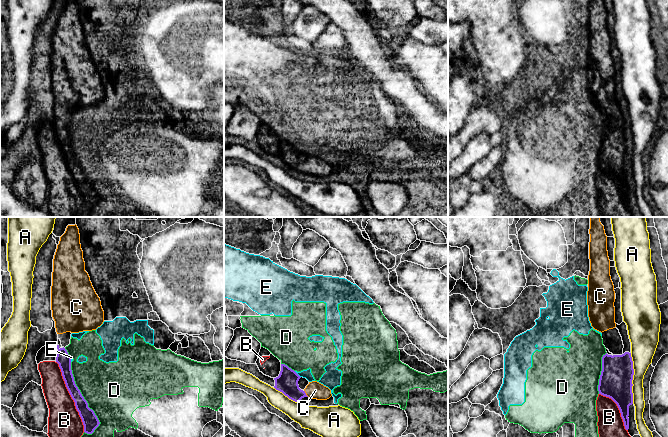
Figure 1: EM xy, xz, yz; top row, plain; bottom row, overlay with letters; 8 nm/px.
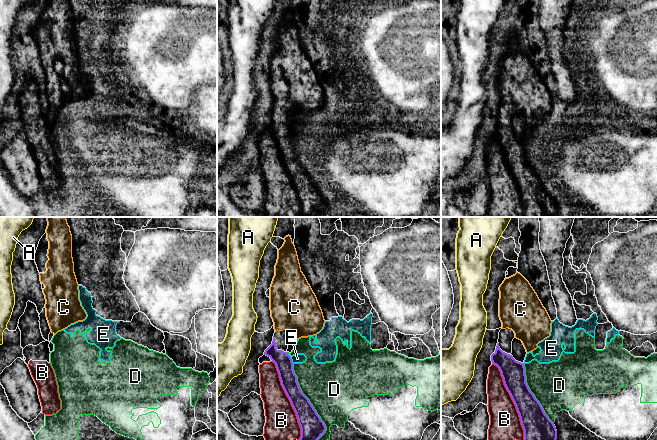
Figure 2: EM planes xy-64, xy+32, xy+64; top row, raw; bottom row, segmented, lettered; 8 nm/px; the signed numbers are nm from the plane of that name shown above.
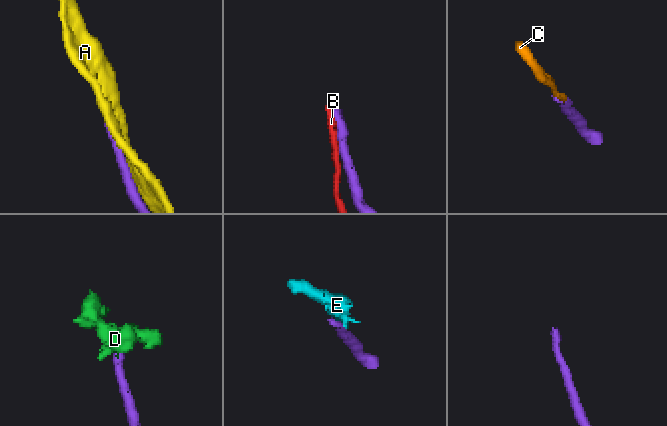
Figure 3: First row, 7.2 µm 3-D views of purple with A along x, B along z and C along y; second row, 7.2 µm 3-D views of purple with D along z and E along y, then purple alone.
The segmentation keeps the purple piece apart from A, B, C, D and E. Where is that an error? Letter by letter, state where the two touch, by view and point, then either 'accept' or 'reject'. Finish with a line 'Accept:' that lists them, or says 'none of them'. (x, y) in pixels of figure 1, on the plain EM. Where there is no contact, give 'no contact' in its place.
A: contact yz (632, 154); reject
B: contact xy (71, 172); reject
C: contact xz (305, 169); accept
D: contact xy (83, 174); reject
E: contact xz (297, 150); reject
Accept: C

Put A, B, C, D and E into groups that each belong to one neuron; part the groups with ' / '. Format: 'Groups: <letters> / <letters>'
Groups: A / B / C / D E

